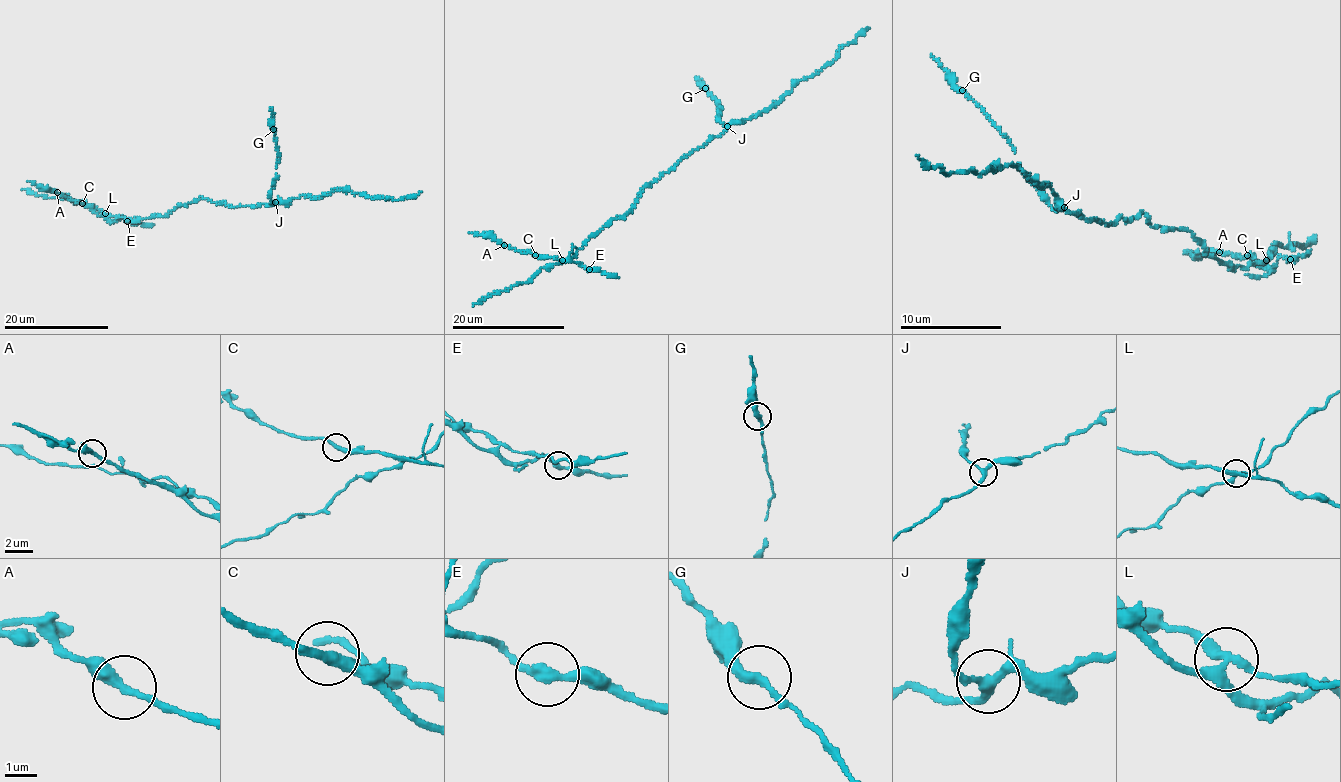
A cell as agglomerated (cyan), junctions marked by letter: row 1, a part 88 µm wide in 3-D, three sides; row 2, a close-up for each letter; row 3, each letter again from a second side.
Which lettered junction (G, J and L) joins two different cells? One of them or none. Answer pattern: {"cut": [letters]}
{"cut": ["L"]}

